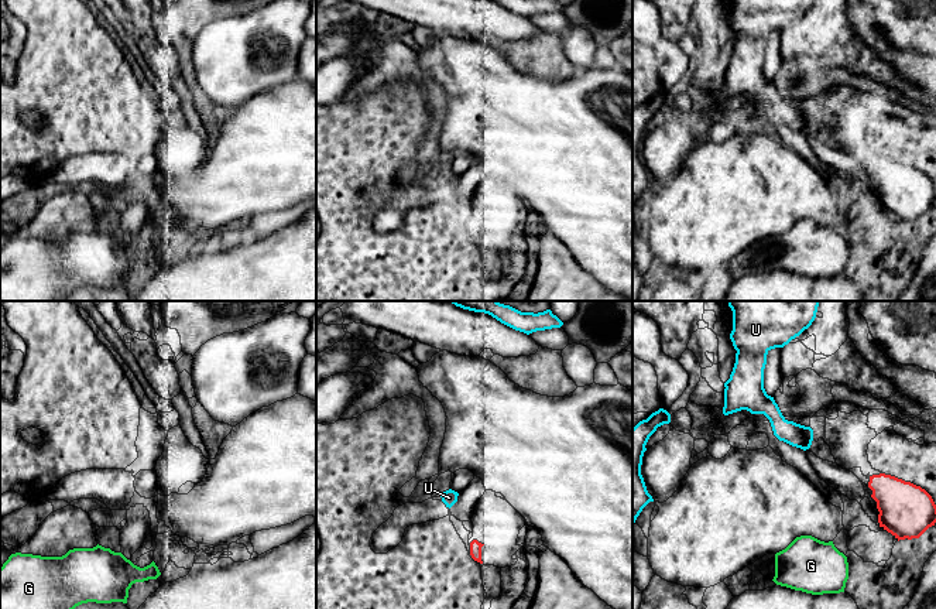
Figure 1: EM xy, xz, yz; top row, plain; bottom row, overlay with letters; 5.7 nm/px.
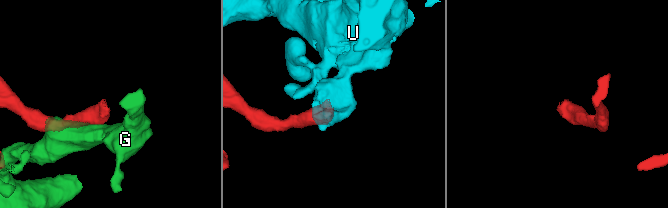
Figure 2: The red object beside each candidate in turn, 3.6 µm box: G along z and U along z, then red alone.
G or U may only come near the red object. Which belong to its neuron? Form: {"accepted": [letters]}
{"accepted": []}

